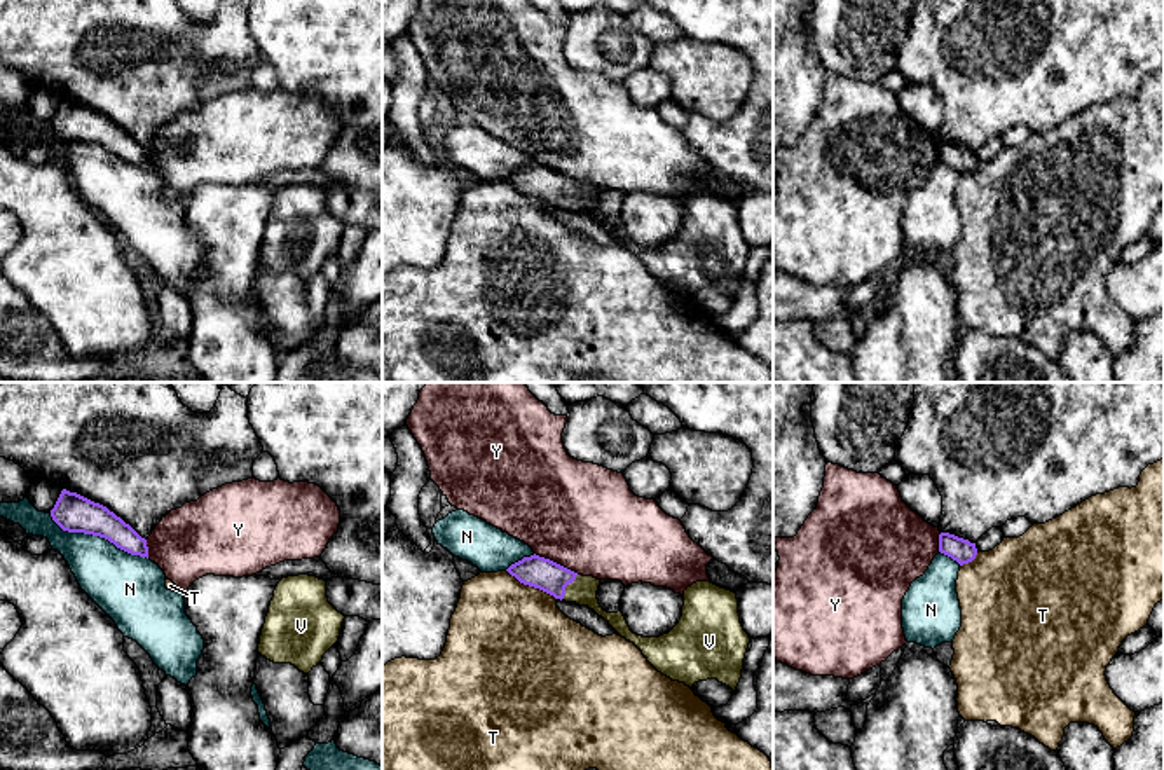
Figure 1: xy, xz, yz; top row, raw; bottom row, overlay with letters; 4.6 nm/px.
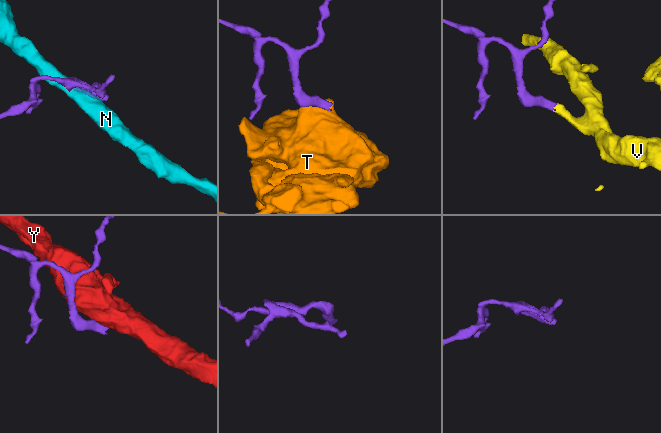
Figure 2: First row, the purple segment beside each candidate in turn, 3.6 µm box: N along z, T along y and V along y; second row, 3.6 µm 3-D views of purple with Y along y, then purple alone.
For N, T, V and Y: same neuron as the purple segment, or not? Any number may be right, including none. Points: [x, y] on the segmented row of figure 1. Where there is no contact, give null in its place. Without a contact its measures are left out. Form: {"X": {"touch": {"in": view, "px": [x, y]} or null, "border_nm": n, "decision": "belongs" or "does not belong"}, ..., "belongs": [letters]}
{"N": {"touch": {"in": "xy", "px": [98, 535]}, "border_nm": 500, "decision": "does not belong"}, "T": {"touch": {"in": "xz", "px": [531, 585]}, "border_nm": 280, "decision": "does not belong"}, "V": {"touch": {"in": "xz", "px": [566, 585]}, "border_nm": 130, "decision": "belongs"}, "Y": {"touch": {"in": "xz", "px": [555, 563]}, "border_nm": 220, "decision": "does not belong"}, "belongs": ["V"]}

